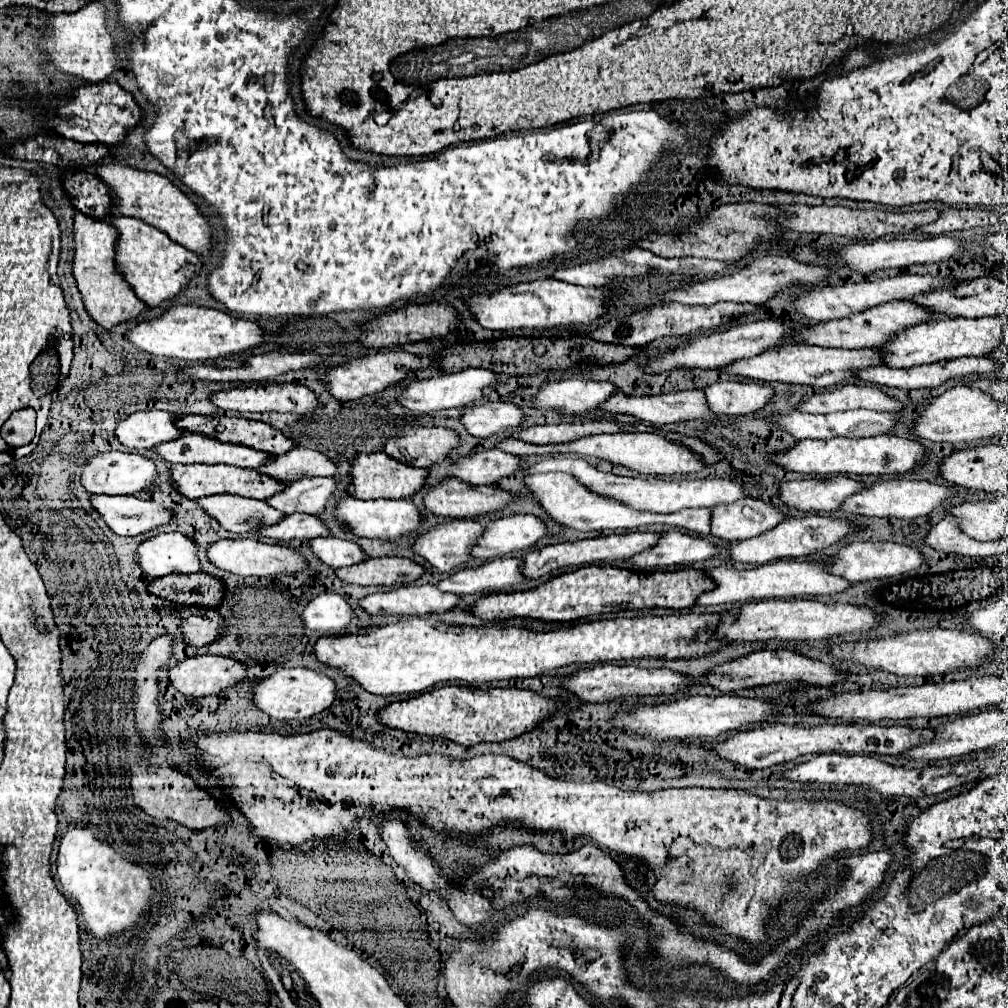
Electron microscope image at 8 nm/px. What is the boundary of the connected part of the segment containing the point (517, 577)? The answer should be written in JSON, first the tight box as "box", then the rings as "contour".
{"box":[438,556,526,594],"contour":[[[504,556],[488,560],[478,568],[464,568],[438,582],[442,592],[476,594],[476,592],[504,592],[520,586],[526,576],[522,572],[524,560],[518,556]]]}

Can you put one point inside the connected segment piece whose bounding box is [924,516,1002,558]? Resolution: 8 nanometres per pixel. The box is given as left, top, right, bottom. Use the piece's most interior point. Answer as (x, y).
(946, 535)

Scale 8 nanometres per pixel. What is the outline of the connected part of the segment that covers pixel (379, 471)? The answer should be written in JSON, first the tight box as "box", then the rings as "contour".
{"box":[348,452,428,500],"contour":[[[382,452],[356,456],[356,460],[352,464],[354,464],[354,470],[352,470],[354,482],[348,488],[348,492],[354,498],[362,498],[362,500],[376,500],[376,498],[404,500],[404,498],[410,498],[416,492],[420,492],[426,484],[426,478],[428,478],[428,470],[410,468],[410,466],[402,464],[400,460],[390,460],[390,456],[384,456]]]}

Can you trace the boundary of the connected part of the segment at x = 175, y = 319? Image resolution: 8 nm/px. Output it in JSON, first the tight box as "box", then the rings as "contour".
{"box":[128,304,266,362],"contour":[[[176,304],[170,310],[166,310],[162,316],[148,322],[140,322],[136,328],[128,332],[128,336],[138,348],[154,356],[174,356],[182,360],[208,362],[260,346],[264,342],[266,332],[256,322],[234,318],[224,310]]]}

